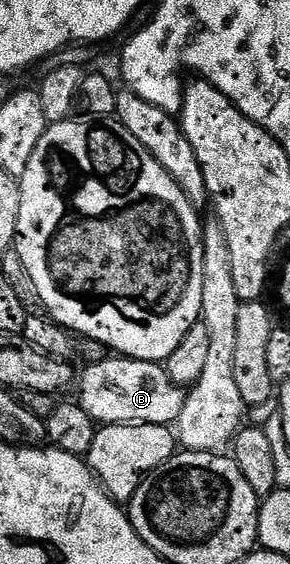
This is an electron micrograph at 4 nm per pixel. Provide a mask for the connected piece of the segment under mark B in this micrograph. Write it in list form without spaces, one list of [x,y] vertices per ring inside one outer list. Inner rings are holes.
[[[112,358],[116,360],[100,360],[92,364],[84,373],[79,373],[80,407],[90,414],[90,418],[97,425],[107,426],[110,424],[162,424],[171,425],[178,418],[178,414],[184,405],[185,389],[174,383],[169,378],[167,371],[159,363],[150,360],[129,360],[127,358]]]

